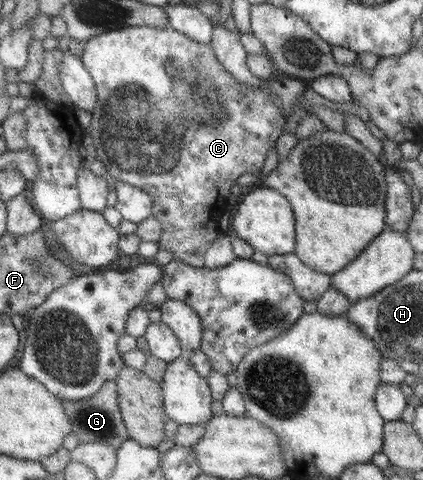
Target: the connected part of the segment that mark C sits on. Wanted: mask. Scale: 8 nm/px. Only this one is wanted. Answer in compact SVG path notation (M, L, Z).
M127 26L111 30L111 32L104 32L87 42L81 59L85 62L86 68L90 70L90 74L93 75L99 92L97 106L91 112L91 125L88 127L88 133L93 138L97 158L105 165L112 178L142 188L154 198L153 215L162 222L163 226L162 238L158 242L160 248L174 252L175 260L190 263L198 268L204 267L205 253L216 238L218 216L220 216L222 208L226 206L230 186L244 172L261 174L262 162L264 162L268 150L275 146L277 138L283 132L285 116L280 114L272 100L268 100L268 95L270 95L268 86L260 84L254 87L236 81L234 76L225 70L220 60L213 54L213 48L210 47L210 44L194 42L192 38L172 27Z

